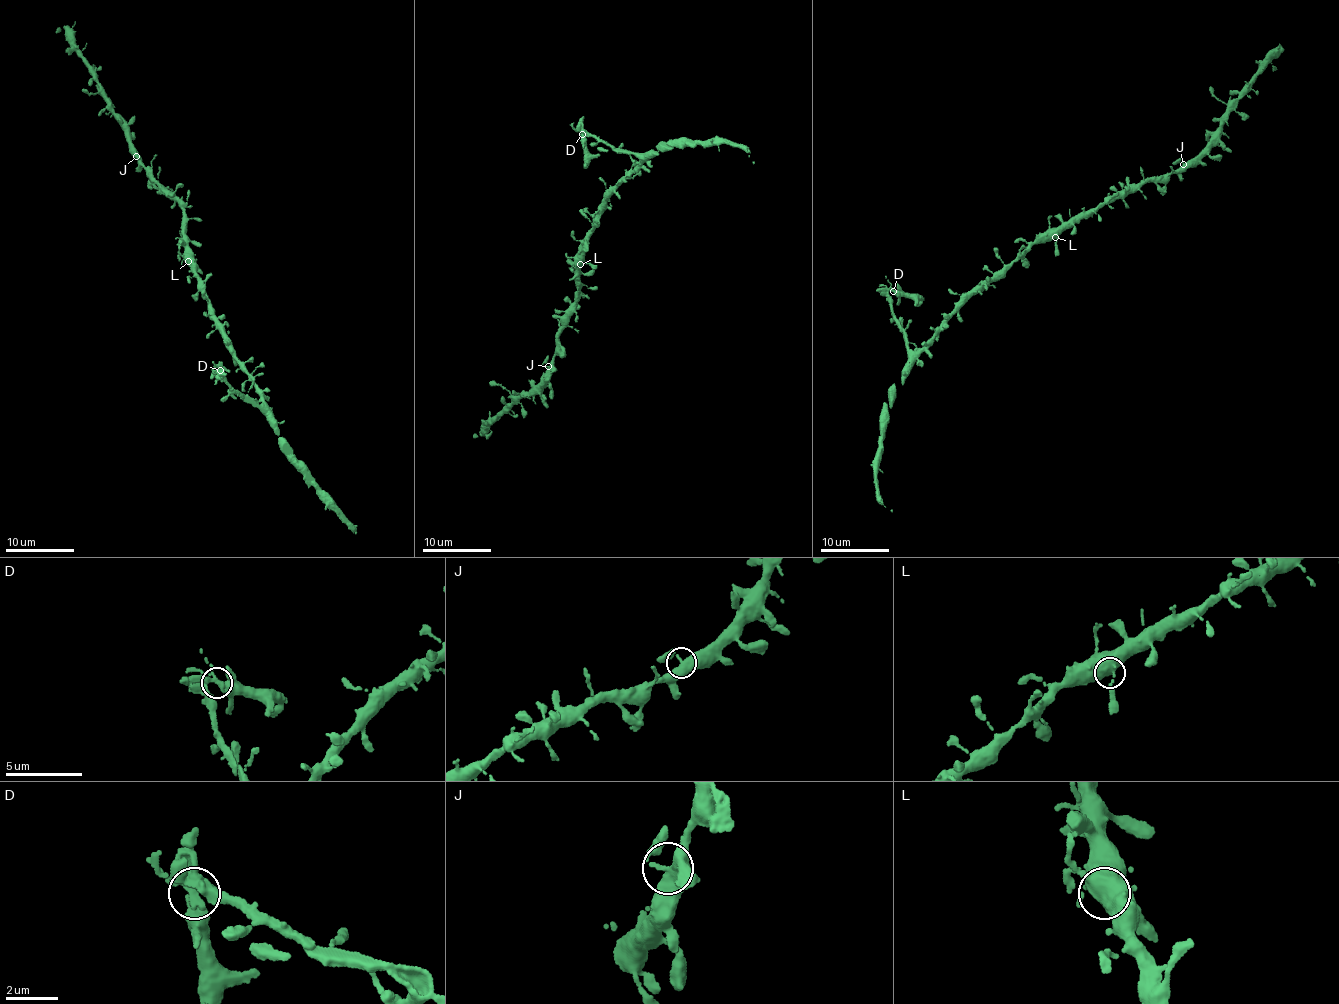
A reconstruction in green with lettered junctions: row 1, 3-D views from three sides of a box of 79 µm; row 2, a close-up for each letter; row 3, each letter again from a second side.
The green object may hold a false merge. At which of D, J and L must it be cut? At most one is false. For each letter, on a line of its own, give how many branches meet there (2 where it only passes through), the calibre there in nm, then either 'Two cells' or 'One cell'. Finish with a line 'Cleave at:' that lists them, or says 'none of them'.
D: Branches: 3. Thickness 320 nm. Two cells
J: Branches: 3. Thickness 360 nm. One cell
L: Branches: 3. Thickness 360 nm. One cell
Cleave at: D

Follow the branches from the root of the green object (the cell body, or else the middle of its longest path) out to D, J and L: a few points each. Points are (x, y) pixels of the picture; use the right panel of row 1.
D: (1029, 244), (991, 278), (980, 282), (964, 294), (919, 349), (907, 339), (893, 315), (888, 292), (893, 291)
J: (1029, 244), (1055, 238), (1103, 203), (1138, 190), (1147, 179), (1175, 173), (1183, 164)
L: (1029, 244), (1055, 237)

